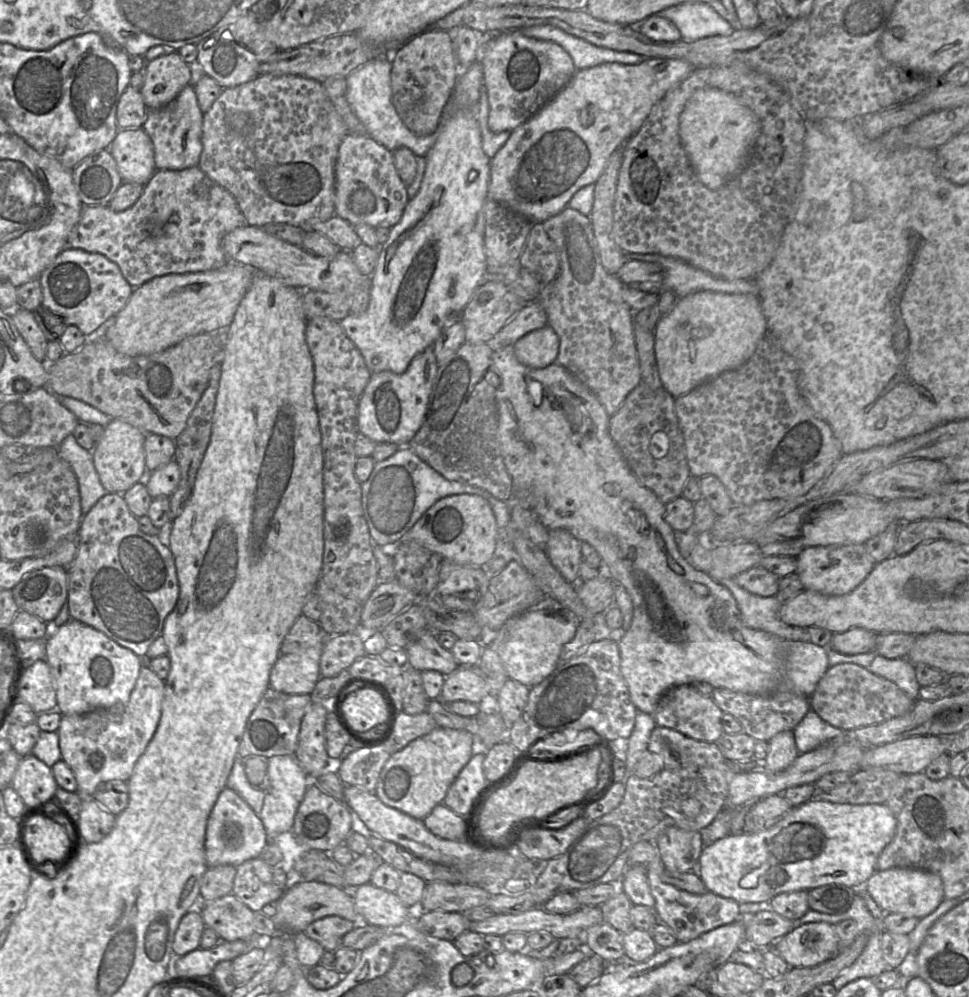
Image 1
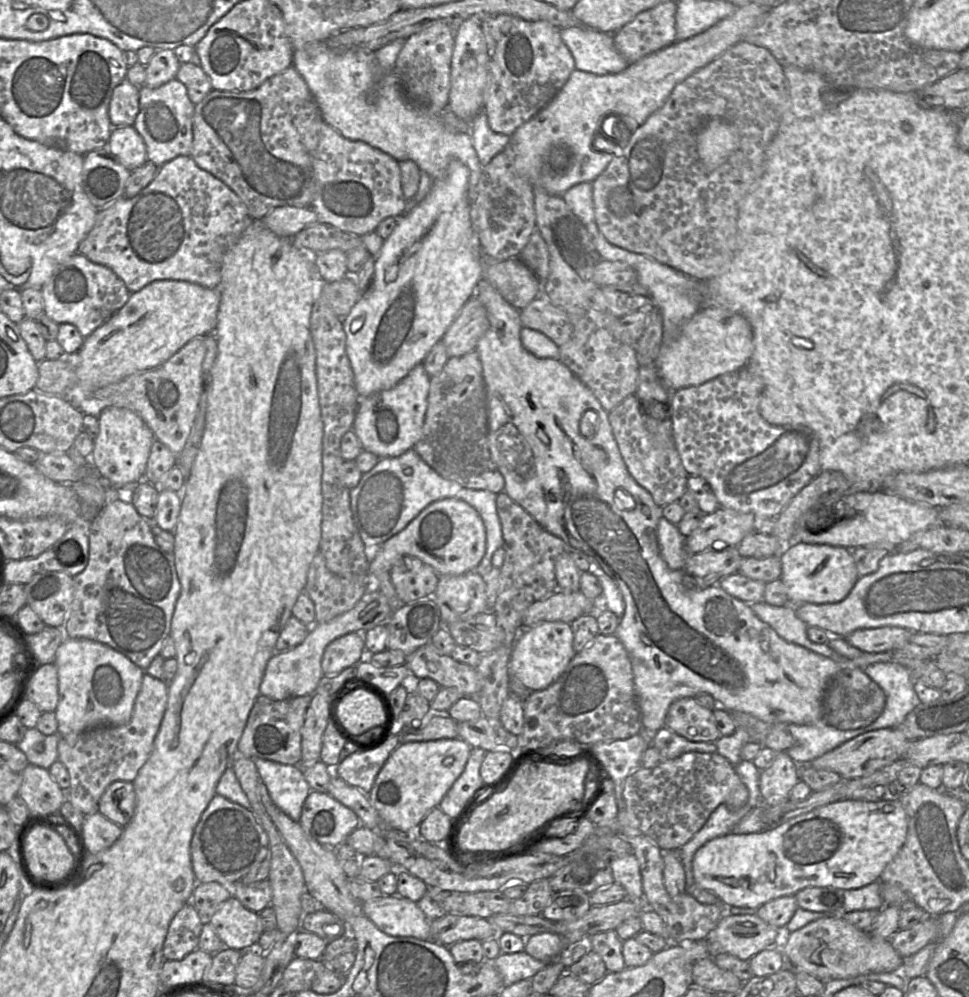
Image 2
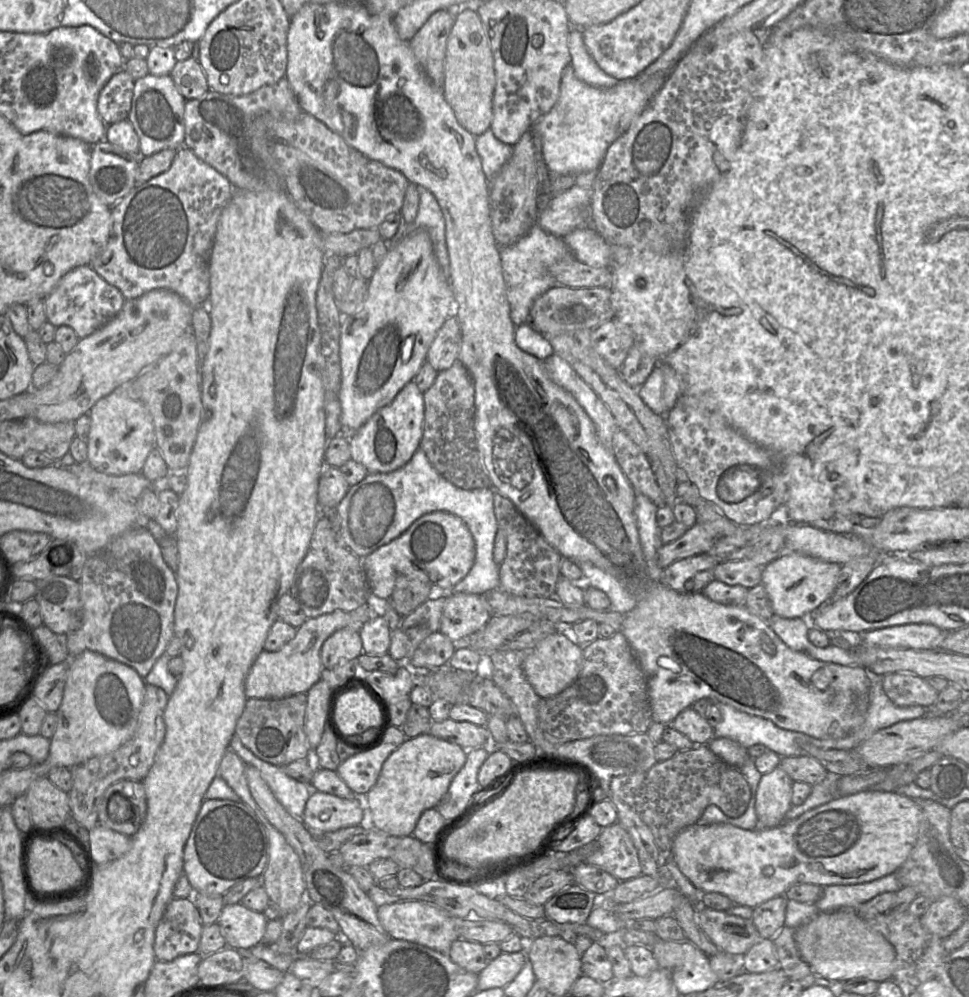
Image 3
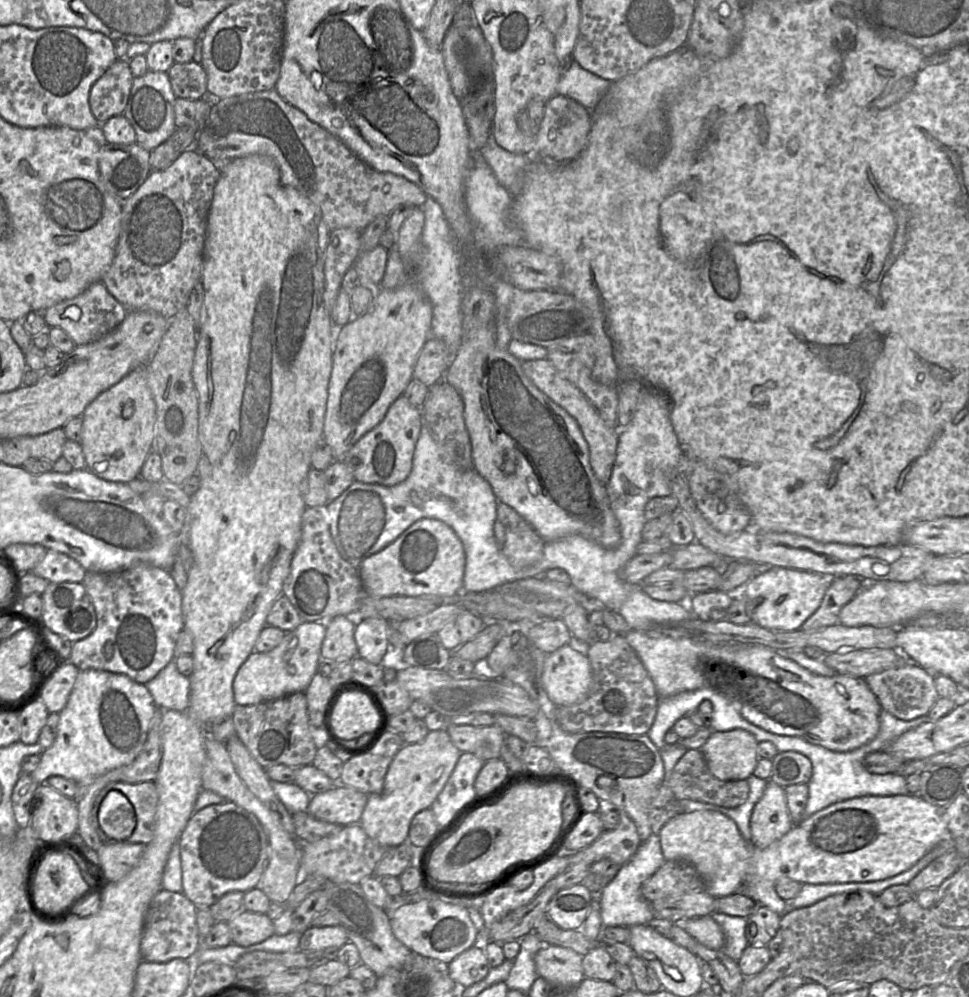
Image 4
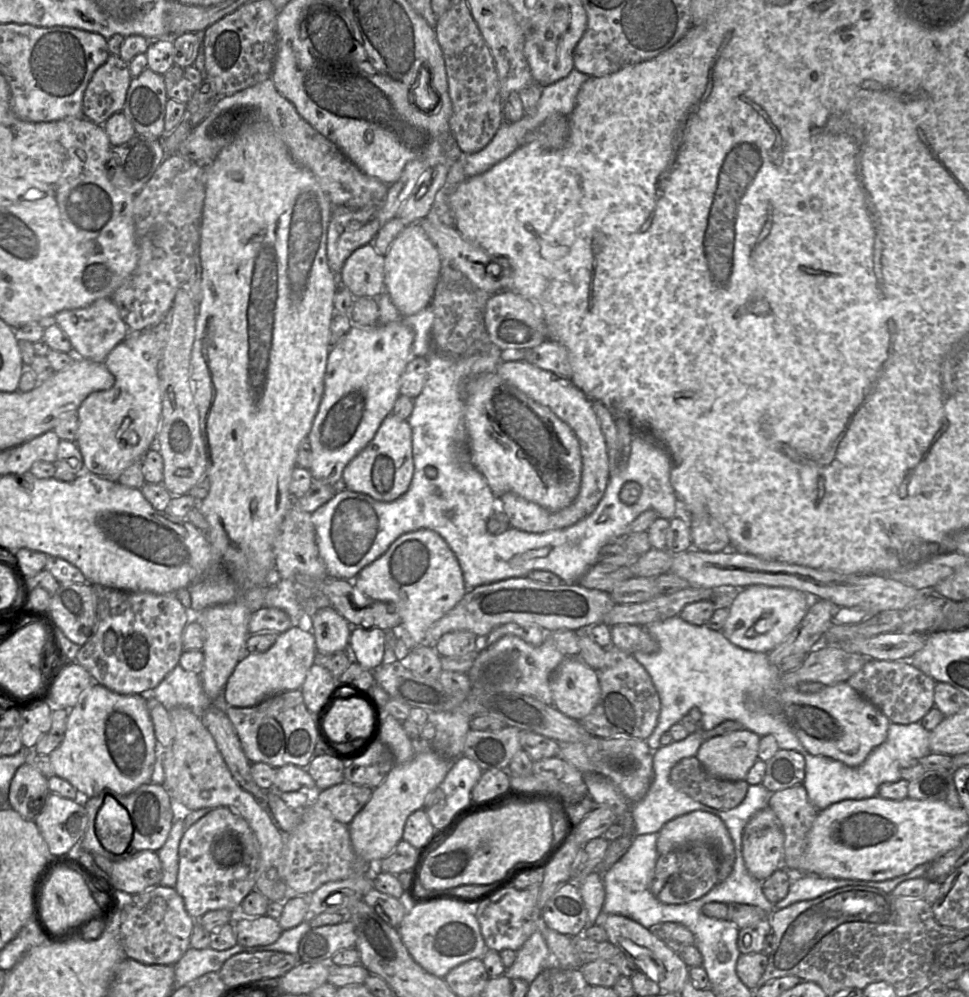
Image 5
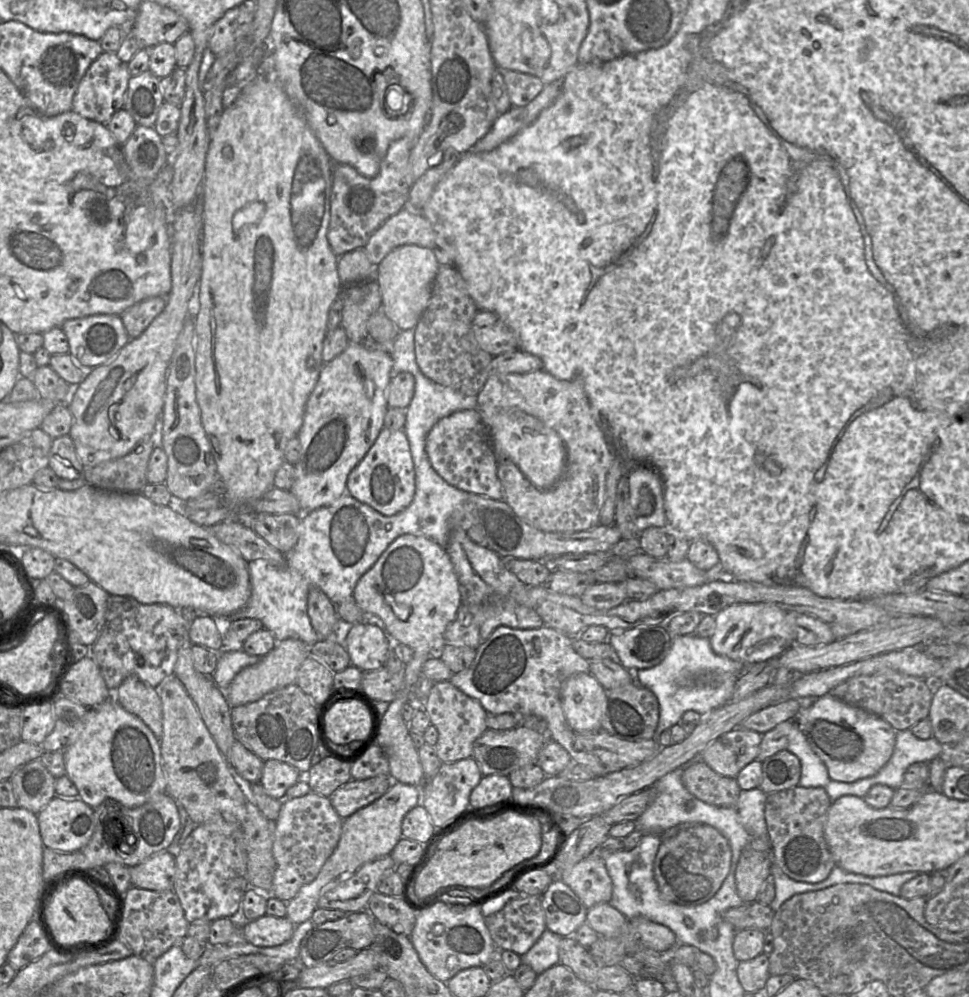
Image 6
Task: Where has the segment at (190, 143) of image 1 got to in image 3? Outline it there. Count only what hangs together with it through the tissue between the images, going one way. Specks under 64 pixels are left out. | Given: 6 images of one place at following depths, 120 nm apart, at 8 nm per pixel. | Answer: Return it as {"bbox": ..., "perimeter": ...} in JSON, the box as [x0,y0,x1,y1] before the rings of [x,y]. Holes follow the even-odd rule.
{"bbox":[127,73,185,157],"perimeter":[[[148,73],[135,80],[131,110],[127,120],[136,131],[140,157],[151,156],[164,149],[178,149],[185,137],[185,98],[177,89],[170,75],[154,76]]]}

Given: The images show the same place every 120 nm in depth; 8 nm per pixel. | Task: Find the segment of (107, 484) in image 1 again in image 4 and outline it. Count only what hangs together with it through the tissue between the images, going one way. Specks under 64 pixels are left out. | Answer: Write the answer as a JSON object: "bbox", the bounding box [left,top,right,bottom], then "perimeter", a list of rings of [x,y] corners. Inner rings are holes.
{"bbox":[80,366,156,483],"perimeter":[[[145,366],[137,367],[118,383],[101,392],[82,415],[80,446],[85,468],[95,476],[128,483],[139,477],[141,467],[154,449],[156,407],[146,382]]]}

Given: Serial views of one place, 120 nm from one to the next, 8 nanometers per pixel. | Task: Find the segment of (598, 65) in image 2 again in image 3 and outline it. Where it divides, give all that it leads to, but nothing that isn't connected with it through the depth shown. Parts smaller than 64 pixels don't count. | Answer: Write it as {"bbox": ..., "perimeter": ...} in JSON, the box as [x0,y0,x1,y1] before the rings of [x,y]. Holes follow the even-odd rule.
{"bbox":[568,28,620,89],"perimeter":[[[572,28],[568,37],[568,49],[574,74],[580,81],[602,89],[611,88],[620,83],[597,65],[584,44],[580,28]]]}

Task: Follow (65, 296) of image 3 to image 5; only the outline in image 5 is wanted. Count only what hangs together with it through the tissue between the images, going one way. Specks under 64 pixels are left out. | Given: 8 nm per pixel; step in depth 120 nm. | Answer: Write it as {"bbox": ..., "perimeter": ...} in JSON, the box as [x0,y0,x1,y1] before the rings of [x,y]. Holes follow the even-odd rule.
{"bbox":[53,298,129,362],"perimeter":[[[98,298],[86,307],[61,310],[53,318],[67,335],[72,347],[71,353],[94,362],[103,362],[109,352],[129,333],[111,298]]]}

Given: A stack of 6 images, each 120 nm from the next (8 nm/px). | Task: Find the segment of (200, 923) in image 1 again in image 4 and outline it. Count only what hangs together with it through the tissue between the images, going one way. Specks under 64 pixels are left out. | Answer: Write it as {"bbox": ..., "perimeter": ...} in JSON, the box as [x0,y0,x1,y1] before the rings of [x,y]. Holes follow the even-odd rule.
{"bbox":[140,889,202,963],"perimeter":[[[165,889],[160,890],[151,900],[145,914],[140,952],[143,961],[166,963],[173,959],[188,959],[202,947],[197,927],[197,908],[183,893],[174,893]]]}

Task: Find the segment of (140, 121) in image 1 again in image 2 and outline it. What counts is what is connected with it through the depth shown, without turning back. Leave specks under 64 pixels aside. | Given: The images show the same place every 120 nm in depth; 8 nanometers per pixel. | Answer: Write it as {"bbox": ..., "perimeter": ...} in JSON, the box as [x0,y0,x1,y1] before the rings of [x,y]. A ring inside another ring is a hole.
{"bbox":[108,78,139,127],"perimeter":[[[127,78],[114,88],[108,109],[113,127],[133,126],[139,112],[139,97],[139,87]]]}

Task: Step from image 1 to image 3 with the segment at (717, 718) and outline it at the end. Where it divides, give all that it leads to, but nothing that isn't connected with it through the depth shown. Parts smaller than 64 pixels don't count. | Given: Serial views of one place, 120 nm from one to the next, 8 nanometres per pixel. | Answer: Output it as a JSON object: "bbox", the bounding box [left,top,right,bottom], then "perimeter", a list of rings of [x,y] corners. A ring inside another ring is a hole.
{"bbox":[670,707,714,745],"perimeter":[[[692,707],[684,709],[670,724],[695,745],[707,745],[714,738],[714,728]]]}

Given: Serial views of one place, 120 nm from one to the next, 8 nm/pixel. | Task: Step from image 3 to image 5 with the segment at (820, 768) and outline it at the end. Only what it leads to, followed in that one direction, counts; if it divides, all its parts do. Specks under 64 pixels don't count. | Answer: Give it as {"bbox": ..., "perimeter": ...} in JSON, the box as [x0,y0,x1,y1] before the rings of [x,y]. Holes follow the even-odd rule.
{"bbox":[761,750,806,793],"perimeter":[[[778,750],[766,763],[761,782],[770,793],[802,784],[806,775],[806,762],[796,750]]]}

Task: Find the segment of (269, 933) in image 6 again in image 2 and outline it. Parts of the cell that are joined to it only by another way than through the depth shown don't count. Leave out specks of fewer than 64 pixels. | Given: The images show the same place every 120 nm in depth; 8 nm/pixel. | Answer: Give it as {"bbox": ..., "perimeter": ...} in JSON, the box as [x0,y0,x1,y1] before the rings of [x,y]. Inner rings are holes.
{"bbox":[205,895,264,956],"perimeter":[[[233,895],[205,922],[212,924],[224,947],[238,950],[241,956],[257,948],[264,932],[259,913],[244,907]]]}

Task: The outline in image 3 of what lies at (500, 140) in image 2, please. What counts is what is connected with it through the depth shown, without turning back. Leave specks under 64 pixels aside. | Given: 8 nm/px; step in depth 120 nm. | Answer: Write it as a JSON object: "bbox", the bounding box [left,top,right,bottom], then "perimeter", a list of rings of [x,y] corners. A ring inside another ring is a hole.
{"bbox":[476,128,513,184],"perimeter":[[[491,128],[476,137],[476,150],[490,184],[513,154],[513,146],[499,141]]]}

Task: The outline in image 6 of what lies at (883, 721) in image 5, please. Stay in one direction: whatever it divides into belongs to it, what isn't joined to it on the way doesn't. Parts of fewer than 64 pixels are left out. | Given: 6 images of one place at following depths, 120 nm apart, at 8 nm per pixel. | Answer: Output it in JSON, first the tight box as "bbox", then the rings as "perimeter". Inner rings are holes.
{"bbox":[796,693,896,782],"perimeter":[[[831,693],[819,697],[796,716],[798,728],[828,769],[831,779],[855,782],[875,775],[891,758],[896,731],[881,717],[849,705]]]}

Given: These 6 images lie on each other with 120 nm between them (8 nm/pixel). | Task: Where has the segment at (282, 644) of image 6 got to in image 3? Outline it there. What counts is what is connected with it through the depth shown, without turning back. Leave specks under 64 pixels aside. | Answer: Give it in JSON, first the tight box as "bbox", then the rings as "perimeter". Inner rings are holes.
{"bbox":[245,602,380,698],"perimeter":[[[368,602],[354,611],[335,610],[316,618],[309,618],[297,628],[295,637],[277,651],[261,651],[252,664],[245,680],[245,695],[251,698],[284,698],[306,693],[321,680],[323,664],[321,648],[334,632],[345,627],[360,629],[366,622],[380,615],[380,603]]]}

